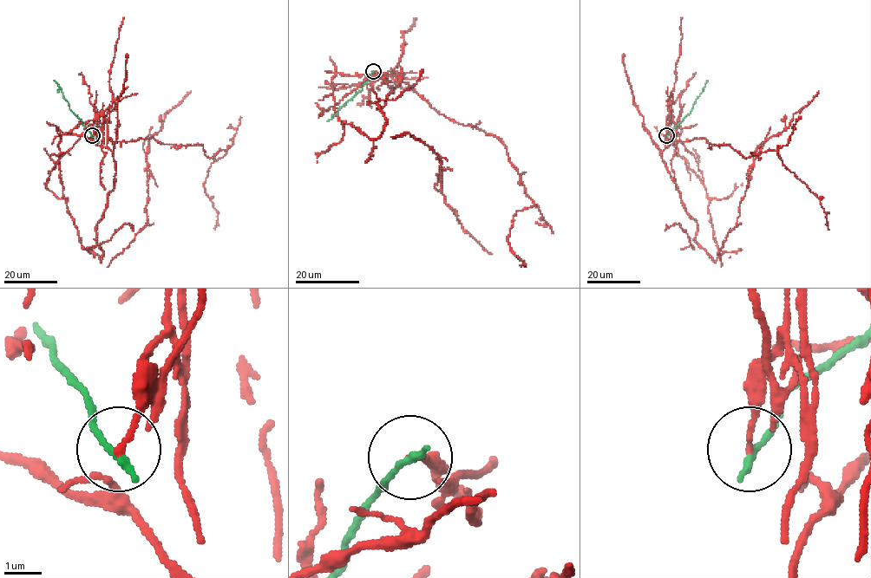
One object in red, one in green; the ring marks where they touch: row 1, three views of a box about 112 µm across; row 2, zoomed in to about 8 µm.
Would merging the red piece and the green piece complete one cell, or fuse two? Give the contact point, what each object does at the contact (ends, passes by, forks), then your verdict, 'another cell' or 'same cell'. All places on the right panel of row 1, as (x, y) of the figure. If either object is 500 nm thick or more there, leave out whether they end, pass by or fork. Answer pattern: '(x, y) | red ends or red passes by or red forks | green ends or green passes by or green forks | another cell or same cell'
(666, 135) | red ends | green ends | another cell

